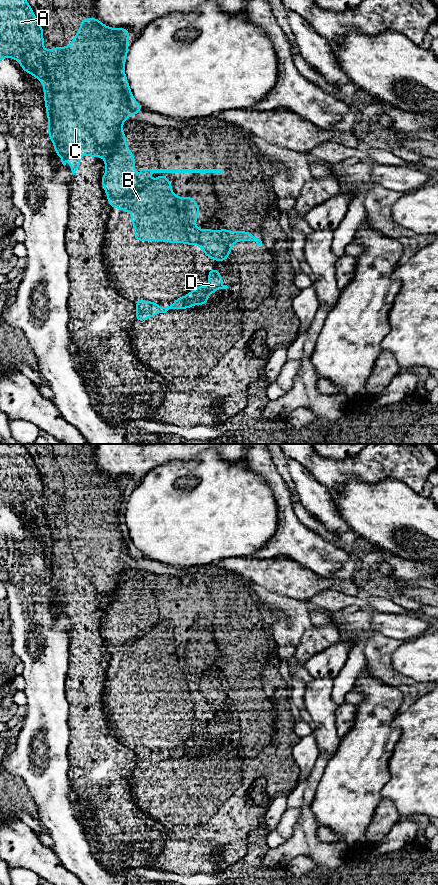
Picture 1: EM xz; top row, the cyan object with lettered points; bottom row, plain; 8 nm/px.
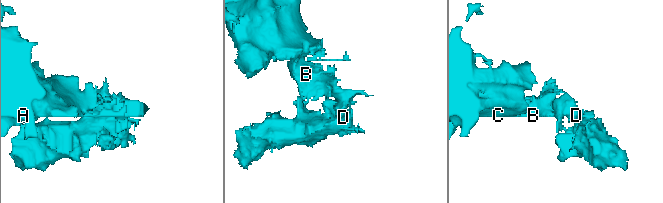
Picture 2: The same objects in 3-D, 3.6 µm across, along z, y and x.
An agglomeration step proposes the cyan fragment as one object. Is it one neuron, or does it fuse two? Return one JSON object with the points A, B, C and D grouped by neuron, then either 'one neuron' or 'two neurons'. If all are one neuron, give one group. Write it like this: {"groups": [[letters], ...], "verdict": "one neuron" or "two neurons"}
{"groups": [["A", "B", "C"], ["D"]], "verdict": "two neurons"}

